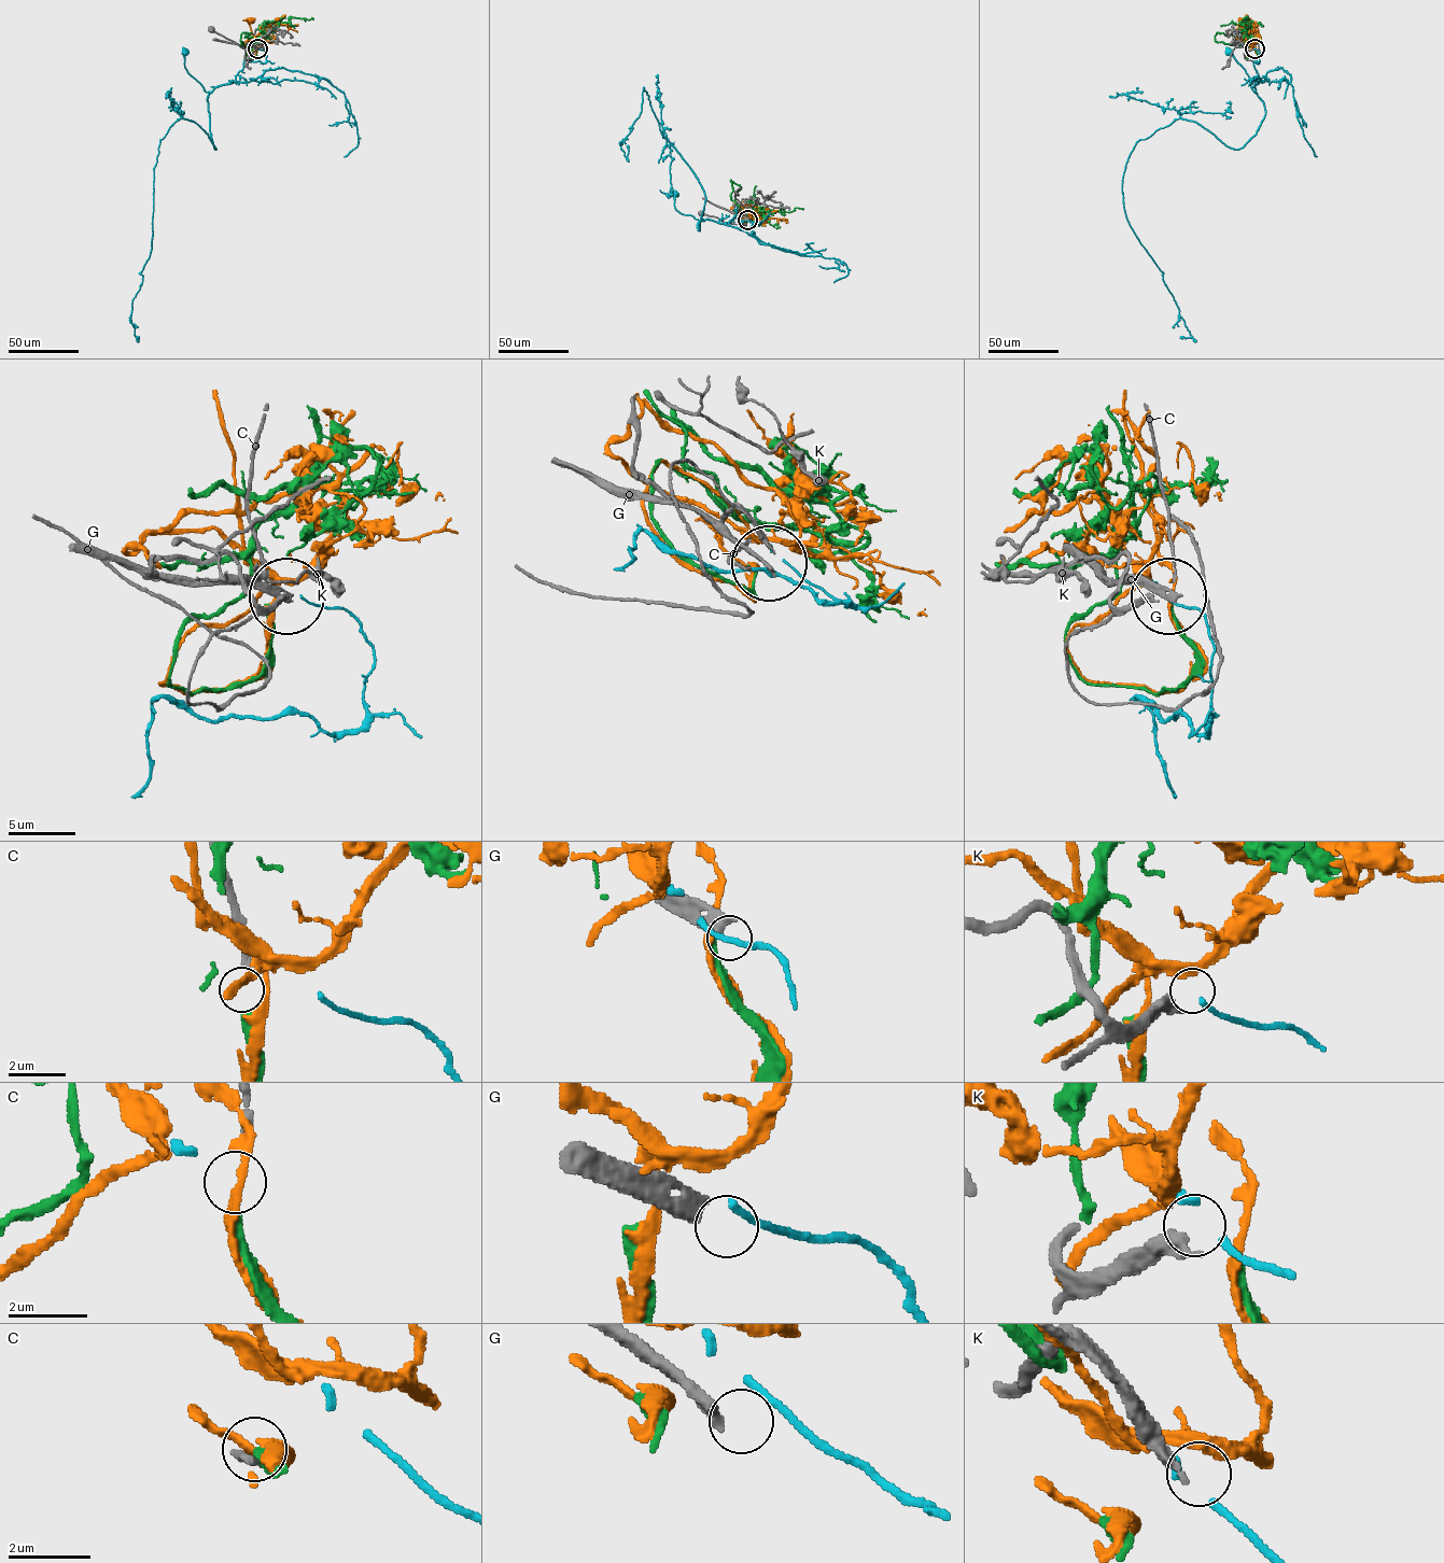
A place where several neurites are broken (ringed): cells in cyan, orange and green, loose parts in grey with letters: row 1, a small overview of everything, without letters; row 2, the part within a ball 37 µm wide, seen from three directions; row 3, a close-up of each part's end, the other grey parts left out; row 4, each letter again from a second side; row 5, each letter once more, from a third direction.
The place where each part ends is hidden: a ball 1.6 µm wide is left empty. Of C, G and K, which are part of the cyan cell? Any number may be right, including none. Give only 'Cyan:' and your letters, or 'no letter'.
Cyan: no letter

